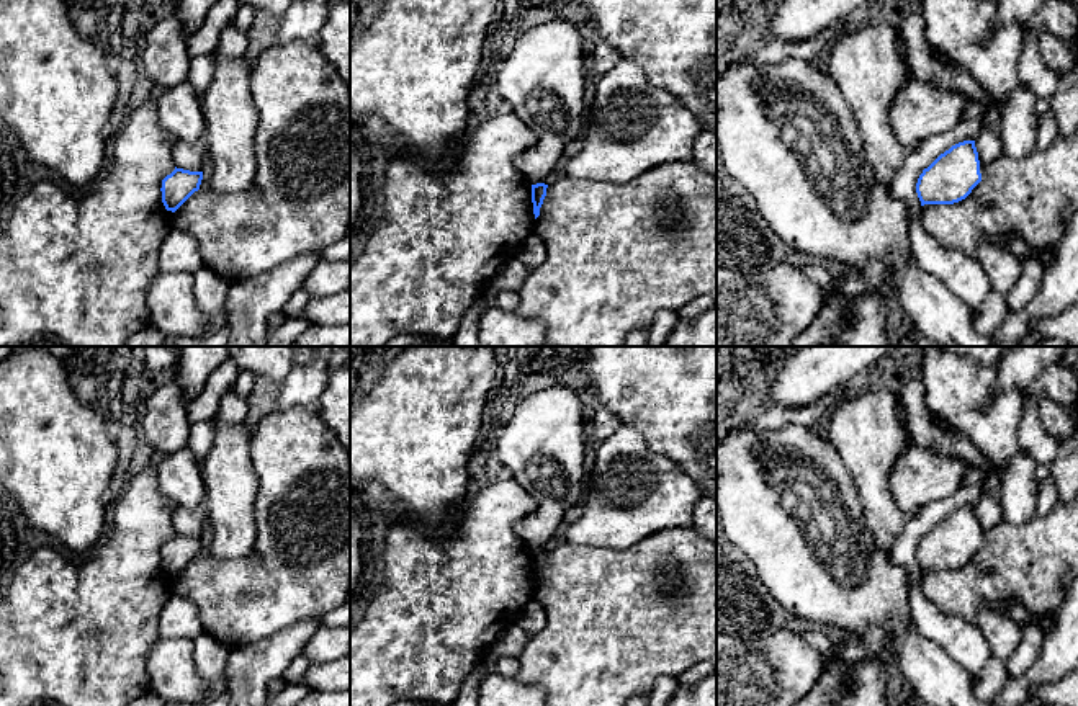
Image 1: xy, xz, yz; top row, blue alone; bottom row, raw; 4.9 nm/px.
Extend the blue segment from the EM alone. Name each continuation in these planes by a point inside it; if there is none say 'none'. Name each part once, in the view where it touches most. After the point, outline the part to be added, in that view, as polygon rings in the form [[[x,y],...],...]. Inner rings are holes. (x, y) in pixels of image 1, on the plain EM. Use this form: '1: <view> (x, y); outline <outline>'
none

